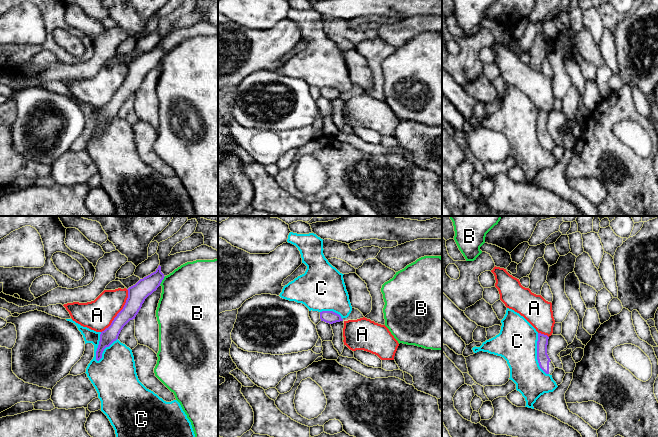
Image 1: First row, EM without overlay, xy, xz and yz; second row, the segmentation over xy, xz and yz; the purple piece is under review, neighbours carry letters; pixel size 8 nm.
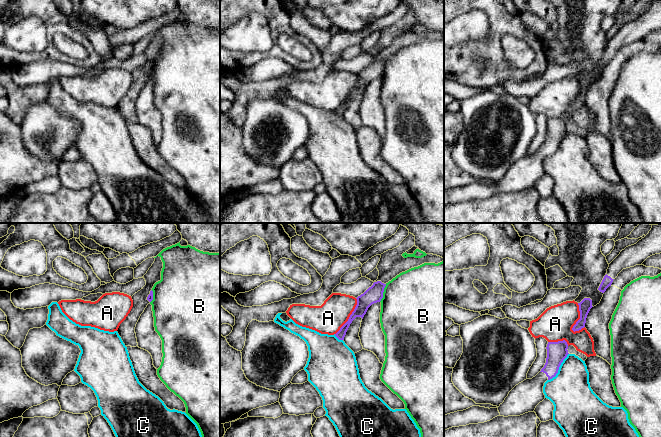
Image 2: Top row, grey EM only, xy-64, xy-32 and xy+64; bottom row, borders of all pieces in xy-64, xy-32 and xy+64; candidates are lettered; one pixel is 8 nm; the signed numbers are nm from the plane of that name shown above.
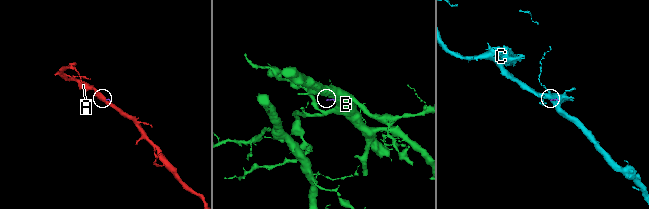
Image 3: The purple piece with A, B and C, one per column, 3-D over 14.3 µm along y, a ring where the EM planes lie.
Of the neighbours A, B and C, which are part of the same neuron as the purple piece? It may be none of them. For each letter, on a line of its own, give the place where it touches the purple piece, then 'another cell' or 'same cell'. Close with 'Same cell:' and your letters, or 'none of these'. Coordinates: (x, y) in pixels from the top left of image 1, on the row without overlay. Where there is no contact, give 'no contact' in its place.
A: xy (120, 87) | another cell
B: xy (162, 55) | another cell
C: xy (104, 124) | another cell
Same cell: none of these

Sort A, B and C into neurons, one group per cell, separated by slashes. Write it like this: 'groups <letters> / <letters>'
groups A / B / C

